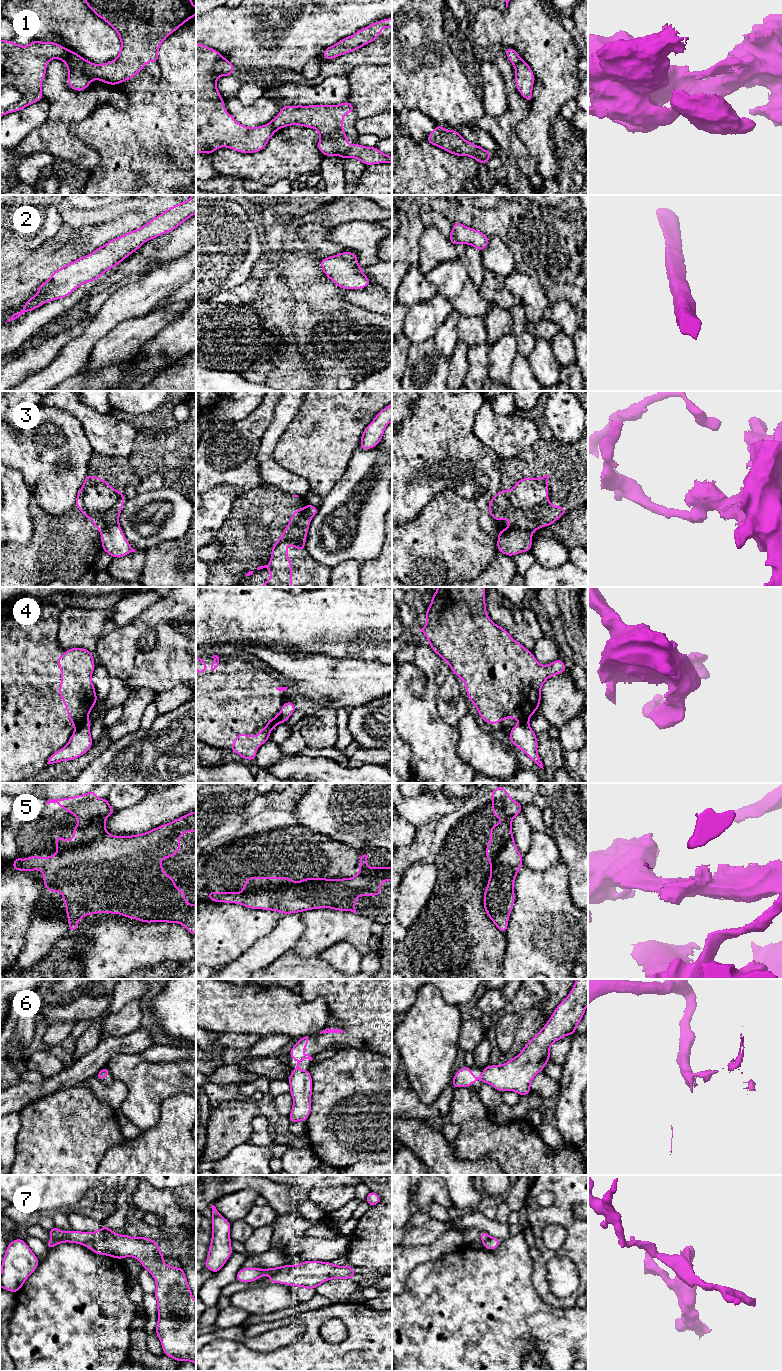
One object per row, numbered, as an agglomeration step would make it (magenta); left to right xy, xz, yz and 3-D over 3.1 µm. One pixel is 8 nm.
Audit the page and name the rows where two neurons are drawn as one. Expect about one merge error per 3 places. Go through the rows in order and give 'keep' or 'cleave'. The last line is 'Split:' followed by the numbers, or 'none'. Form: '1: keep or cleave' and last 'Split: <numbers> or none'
1: cleave
2: keep
3: cleave
4: cleave
5: keep
6: keep
7: cleave
Split: 1, 3, 4, 7

